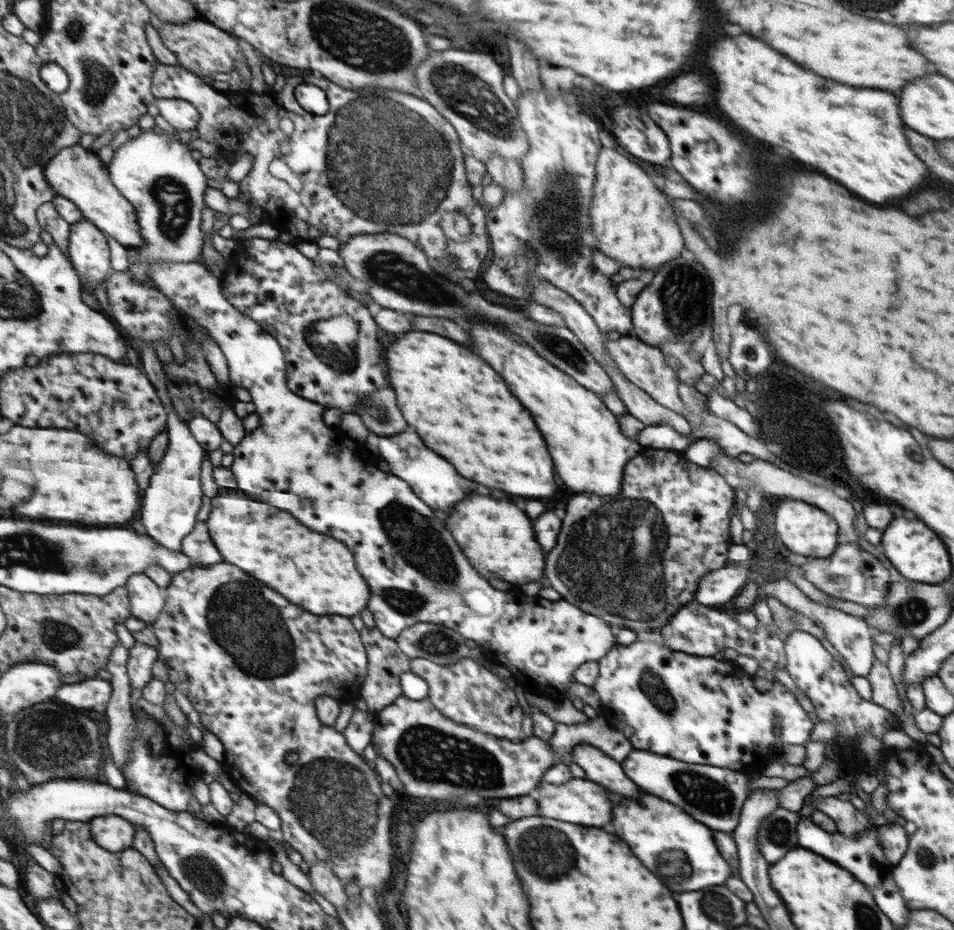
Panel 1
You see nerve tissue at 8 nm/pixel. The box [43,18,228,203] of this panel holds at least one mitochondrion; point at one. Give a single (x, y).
(99, 83)

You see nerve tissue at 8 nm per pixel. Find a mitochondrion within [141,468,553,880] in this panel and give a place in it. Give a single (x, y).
(334, 800)

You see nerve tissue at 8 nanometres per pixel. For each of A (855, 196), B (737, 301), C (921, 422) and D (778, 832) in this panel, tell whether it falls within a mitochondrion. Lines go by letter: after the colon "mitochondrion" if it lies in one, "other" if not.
A: other
B: other
C: other
D: mitochondrion

